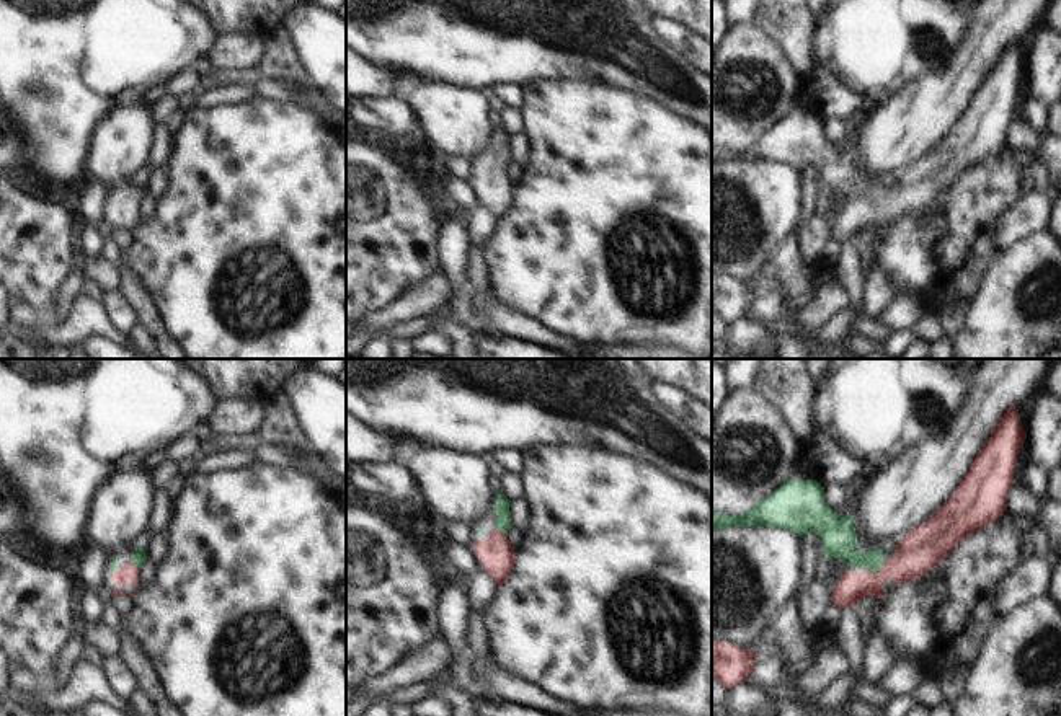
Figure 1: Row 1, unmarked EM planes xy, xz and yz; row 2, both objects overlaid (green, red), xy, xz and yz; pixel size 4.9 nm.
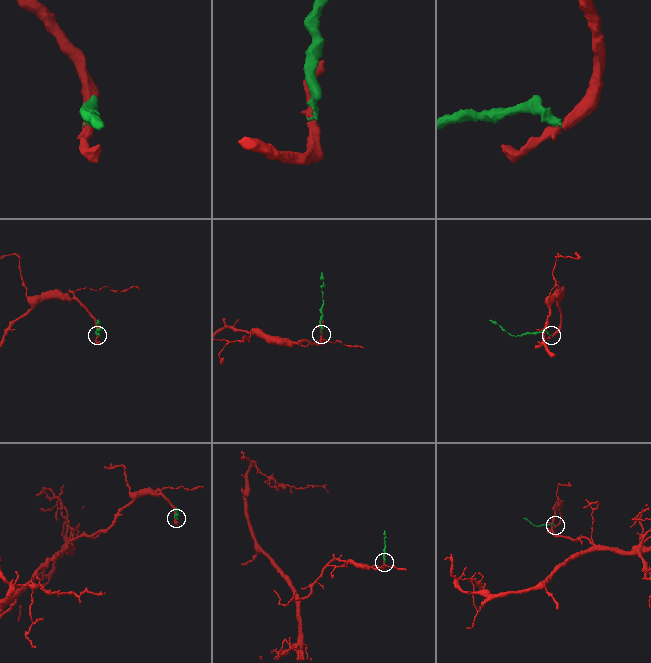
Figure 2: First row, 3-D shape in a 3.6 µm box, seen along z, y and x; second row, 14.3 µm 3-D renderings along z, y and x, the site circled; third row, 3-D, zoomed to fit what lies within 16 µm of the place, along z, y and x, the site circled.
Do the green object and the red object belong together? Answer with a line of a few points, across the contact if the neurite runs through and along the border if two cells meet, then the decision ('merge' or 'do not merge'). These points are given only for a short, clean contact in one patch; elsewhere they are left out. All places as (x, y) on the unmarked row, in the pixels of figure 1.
line yz (839, 175), (878, 203), (903, 203), (924, 181); merge

